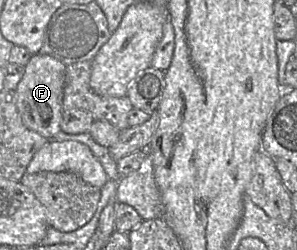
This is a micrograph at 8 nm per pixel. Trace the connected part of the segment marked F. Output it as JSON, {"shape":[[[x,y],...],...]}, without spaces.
{"shape":[[[47,54],[32,55],[23,68],[16,91],[16,106],[27,128],[51,139],[60,130],[66,66]]]}

